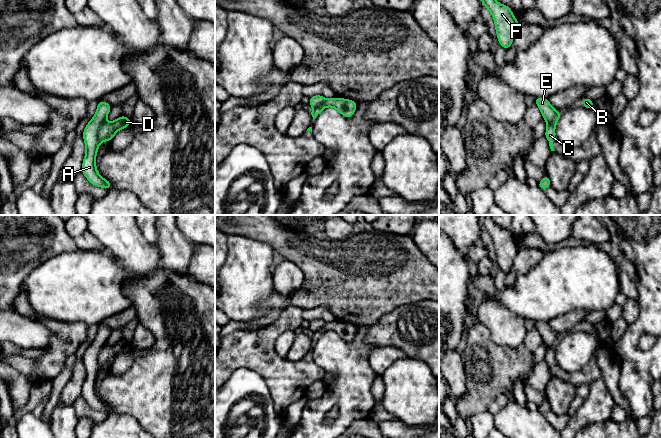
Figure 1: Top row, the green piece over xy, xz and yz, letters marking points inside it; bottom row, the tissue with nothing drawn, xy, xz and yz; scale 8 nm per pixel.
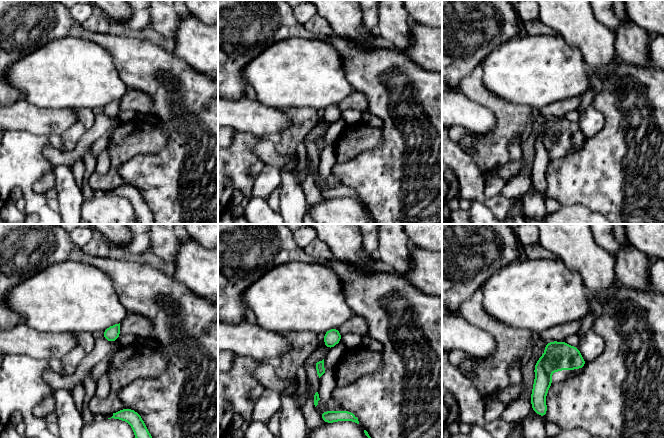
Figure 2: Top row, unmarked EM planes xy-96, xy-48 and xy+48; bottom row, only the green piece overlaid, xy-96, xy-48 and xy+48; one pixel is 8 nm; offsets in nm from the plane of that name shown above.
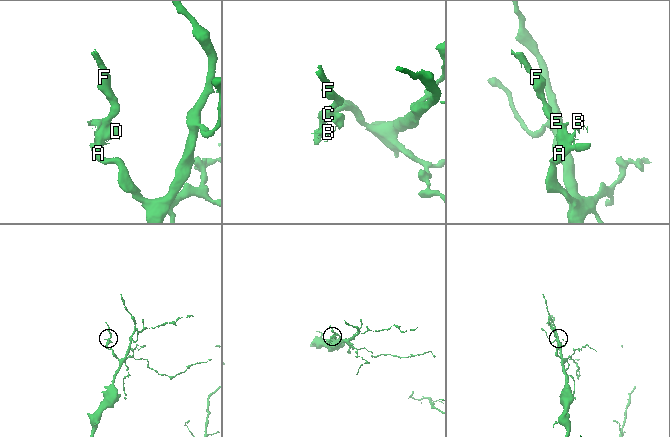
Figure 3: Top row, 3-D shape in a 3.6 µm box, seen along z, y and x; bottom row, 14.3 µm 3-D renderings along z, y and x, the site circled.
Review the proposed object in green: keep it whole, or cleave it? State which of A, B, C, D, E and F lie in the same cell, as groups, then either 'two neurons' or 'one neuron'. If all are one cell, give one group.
A E F / B C D | two neurons

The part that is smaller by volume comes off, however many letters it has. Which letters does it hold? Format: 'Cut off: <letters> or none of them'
Cut off: B, C, D

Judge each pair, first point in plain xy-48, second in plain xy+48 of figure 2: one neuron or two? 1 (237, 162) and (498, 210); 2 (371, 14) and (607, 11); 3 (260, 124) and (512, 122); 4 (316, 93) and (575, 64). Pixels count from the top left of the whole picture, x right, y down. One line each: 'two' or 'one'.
1: two
2: one
3: two
4: one

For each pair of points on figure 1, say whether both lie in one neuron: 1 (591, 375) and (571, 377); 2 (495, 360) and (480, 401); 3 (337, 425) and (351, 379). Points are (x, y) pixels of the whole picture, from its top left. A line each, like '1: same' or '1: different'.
1: same
2: same
3: same

